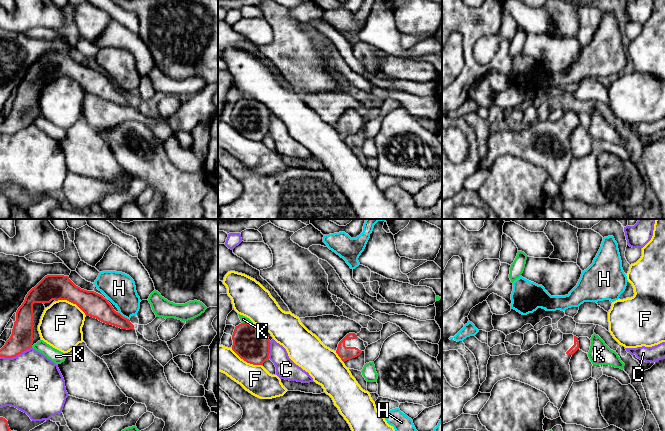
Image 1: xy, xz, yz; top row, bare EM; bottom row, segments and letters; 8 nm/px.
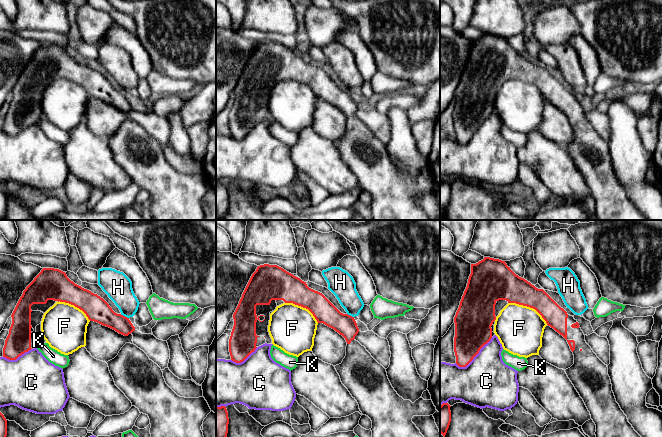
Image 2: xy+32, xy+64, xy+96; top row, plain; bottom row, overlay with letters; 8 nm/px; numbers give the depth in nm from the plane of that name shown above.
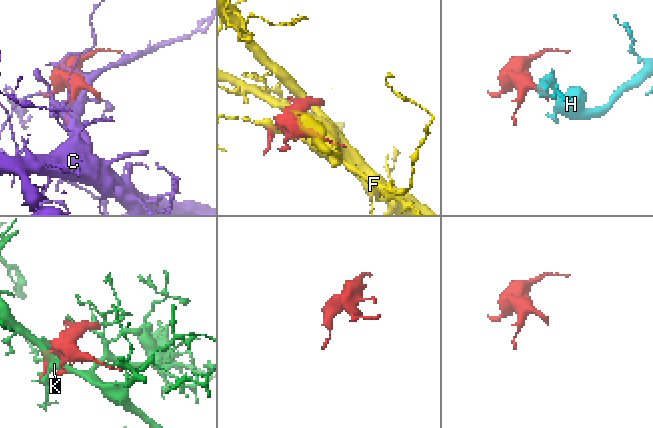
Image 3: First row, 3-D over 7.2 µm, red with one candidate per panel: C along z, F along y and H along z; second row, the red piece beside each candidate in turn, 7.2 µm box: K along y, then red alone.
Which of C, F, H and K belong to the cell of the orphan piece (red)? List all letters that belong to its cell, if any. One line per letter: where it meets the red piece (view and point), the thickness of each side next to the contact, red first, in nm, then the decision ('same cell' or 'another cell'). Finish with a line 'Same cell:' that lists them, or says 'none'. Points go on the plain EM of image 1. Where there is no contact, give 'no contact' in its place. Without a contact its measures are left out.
C: meets red in xy at (15, 132); 190 nm thick on the red side, 480 nm on the other; another cell
F: meets red in xy at (71, 78); 200 nm thick on the red side, 340 nm on the other; another cell
H: meets red in xy at (124, 93); 190 nm thick on the red side, 240 nm on the other; another cell
K: meets red in xz at (247, 99); 240 nm thick on the red side, 50 nm on the other; another cell
Same cell: none

